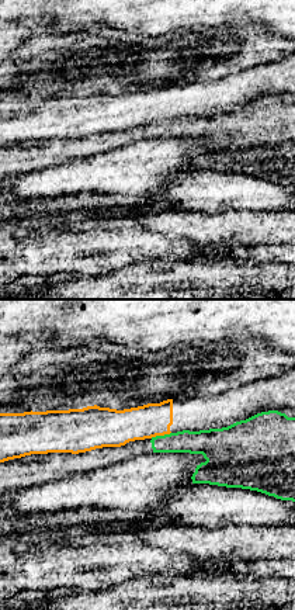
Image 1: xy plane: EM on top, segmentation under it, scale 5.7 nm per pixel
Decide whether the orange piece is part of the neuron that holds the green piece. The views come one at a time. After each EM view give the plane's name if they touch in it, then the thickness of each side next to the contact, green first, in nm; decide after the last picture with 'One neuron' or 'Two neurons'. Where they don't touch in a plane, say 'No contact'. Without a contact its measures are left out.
Touches green in xy. Thickness 140 nm (green) against 200 nm

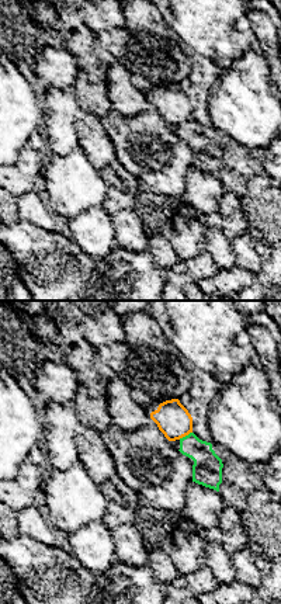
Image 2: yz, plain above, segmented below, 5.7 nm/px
Touches green in yz. Thickness 170 nm (green) against 190 nm

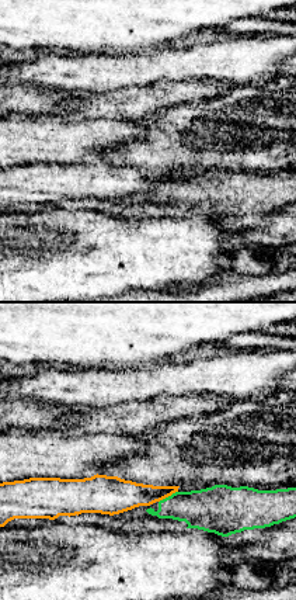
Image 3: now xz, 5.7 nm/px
Touches green in xz. Thickness 240 nm (green) against 180 nm

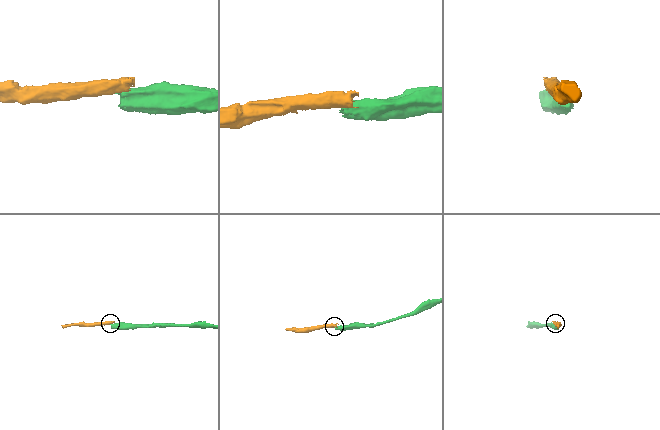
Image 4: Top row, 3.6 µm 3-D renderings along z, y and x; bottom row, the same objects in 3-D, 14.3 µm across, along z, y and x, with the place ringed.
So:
Two neurons

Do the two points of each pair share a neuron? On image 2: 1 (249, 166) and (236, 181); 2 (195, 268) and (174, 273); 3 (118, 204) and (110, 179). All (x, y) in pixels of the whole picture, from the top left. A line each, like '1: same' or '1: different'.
1: same
2: same
3: same

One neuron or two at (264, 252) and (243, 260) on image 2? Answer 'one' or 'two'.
one

